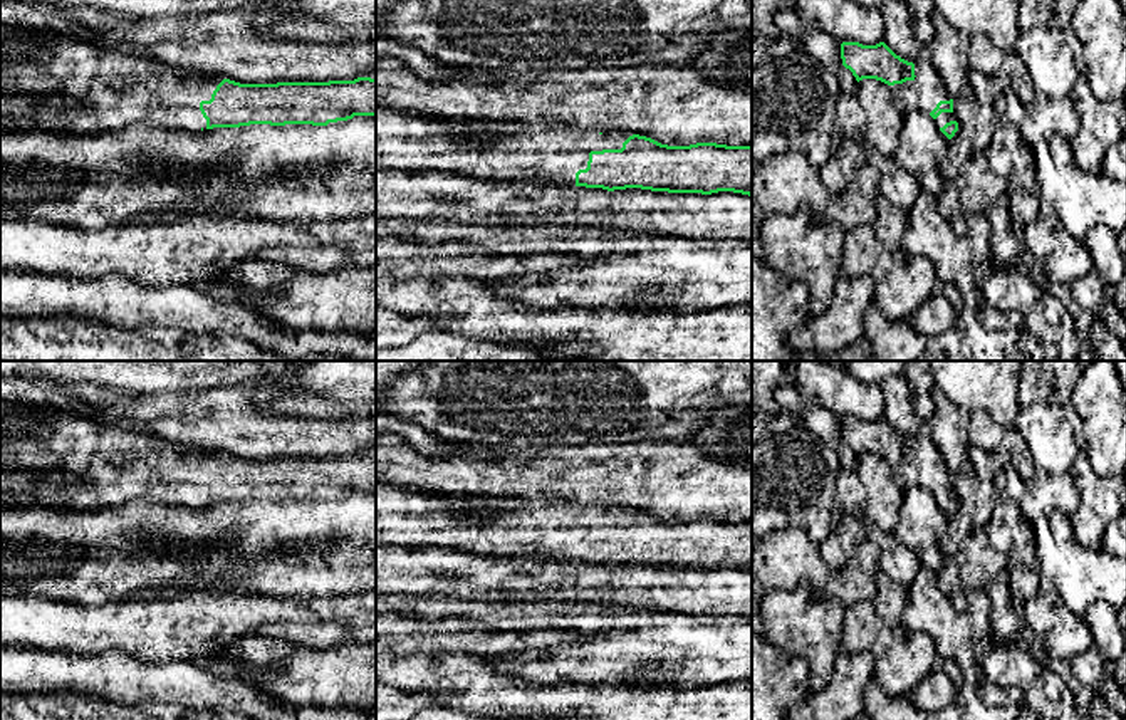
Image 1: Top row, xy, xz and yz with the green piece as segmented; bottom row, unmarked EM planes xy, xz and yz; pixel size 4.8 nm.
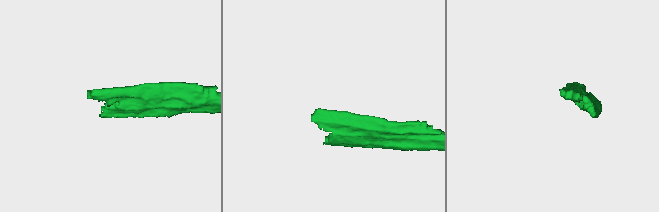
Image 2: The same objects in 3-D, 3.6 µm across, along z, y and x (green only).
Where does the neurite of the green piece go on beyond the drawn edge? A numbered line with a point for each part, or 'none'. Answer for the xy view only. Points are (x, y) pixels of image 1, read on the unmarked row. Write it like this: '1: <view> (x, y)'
1: xy (108, 467)

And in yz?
1: yz (927, 465)

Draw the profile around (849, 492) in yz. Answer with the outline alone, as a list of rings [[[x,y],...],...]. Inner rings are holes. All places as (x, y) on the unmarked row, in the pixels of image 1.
[[[876,455],[859,457],[854,470],[841,467],[836,480],[842,514],[858,512],[889,534],[899,519],[903,490],[891,463]]]

